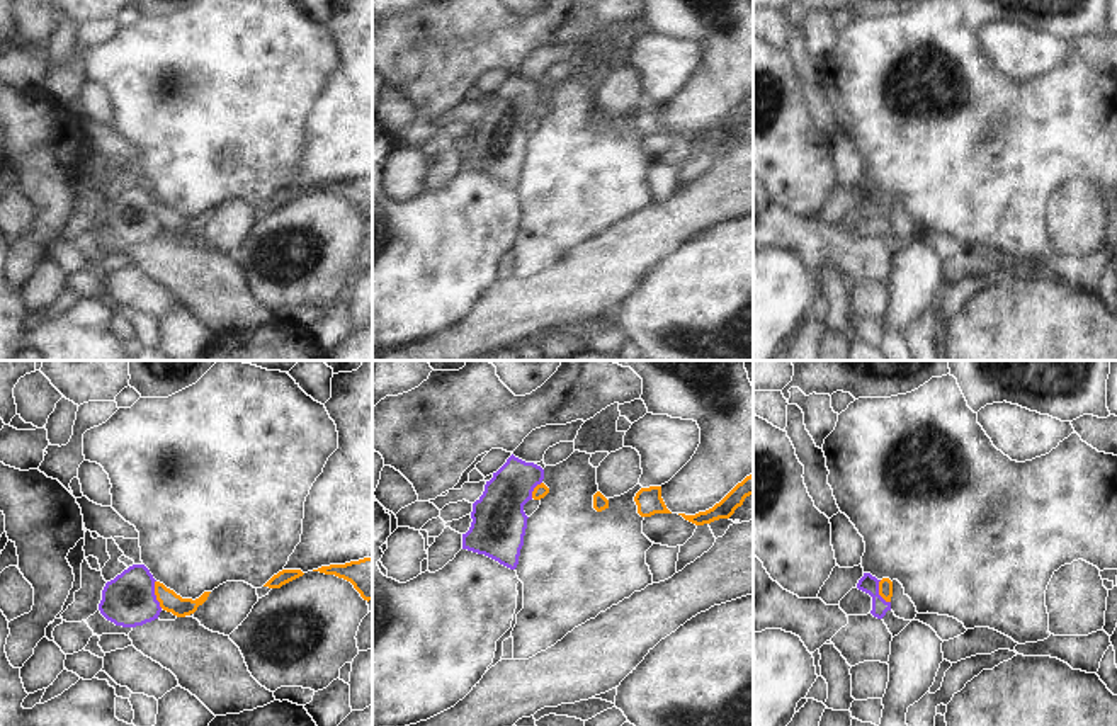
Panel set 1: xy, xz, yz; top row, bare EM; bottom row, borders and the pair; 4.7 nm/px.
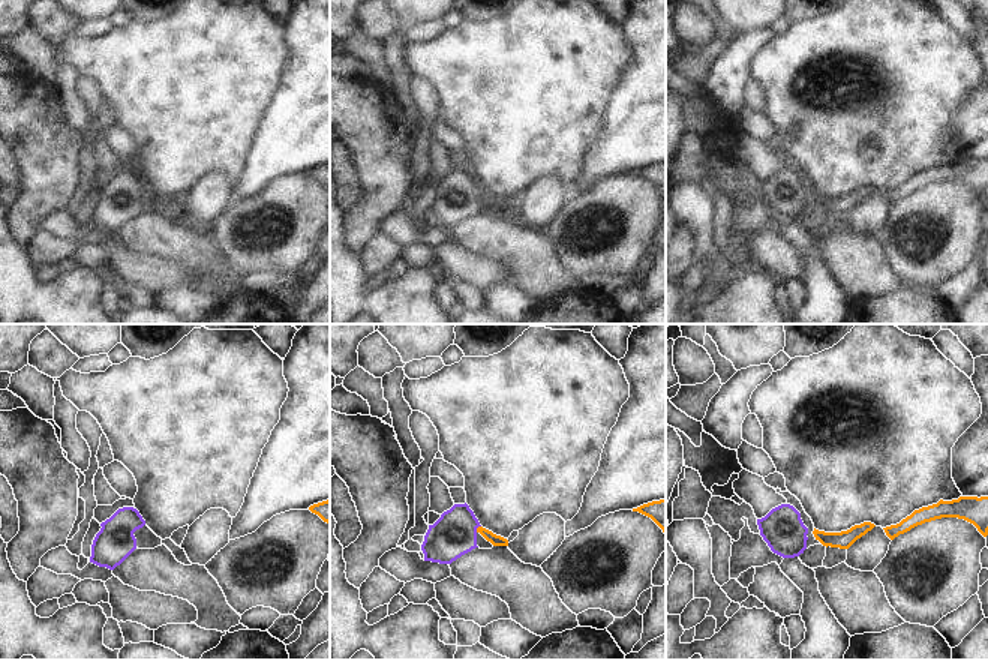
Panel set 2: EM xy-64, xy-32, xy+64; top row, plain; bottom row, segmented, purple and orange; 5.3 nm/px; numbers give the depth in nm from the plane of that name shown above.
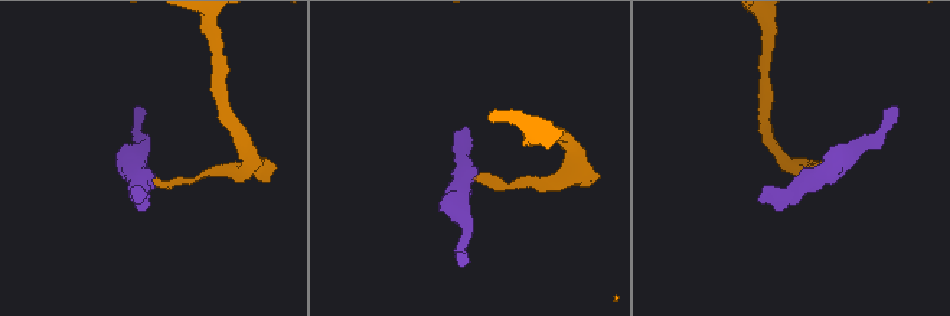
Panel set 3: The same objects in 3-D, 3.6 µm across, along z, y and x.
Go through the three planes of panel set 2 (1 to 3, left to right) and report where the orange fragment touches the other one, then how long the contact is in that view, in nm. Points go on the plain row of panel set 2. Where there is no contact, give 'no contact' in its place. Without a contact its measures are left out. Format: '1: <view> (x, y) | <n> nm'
1: no contact
2: xy-32 (477, 191) | 50 nm
3: no contact

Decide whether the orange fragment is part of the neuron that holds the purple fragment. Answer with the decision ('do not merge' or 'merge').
do not merge

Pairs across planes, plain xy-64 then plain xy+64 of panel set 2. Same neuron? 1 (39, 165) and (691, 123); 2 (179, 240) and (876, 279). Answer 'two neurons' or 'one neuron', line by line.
1: one neuron
2: one neuron

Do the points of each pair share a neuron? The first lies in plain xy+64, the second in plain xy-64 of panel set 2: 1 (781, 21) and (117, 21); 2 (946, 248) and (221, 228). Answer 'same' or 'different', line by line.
1: same
2: same

